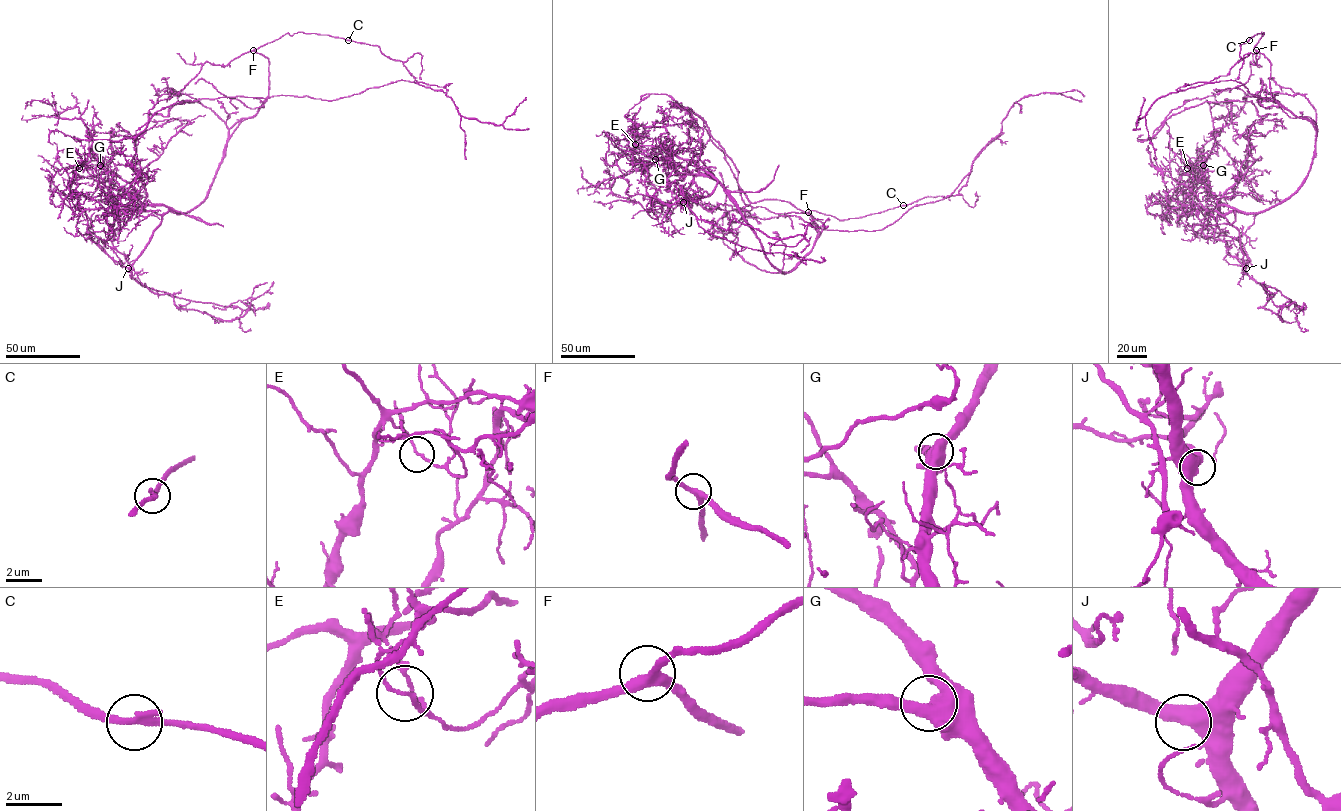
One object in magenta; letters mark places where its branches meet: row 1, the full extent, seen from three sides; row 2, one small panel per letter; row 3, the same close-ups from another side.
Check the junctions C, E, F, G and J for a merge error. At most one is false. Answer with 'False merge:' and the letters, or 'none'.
False merge: E

